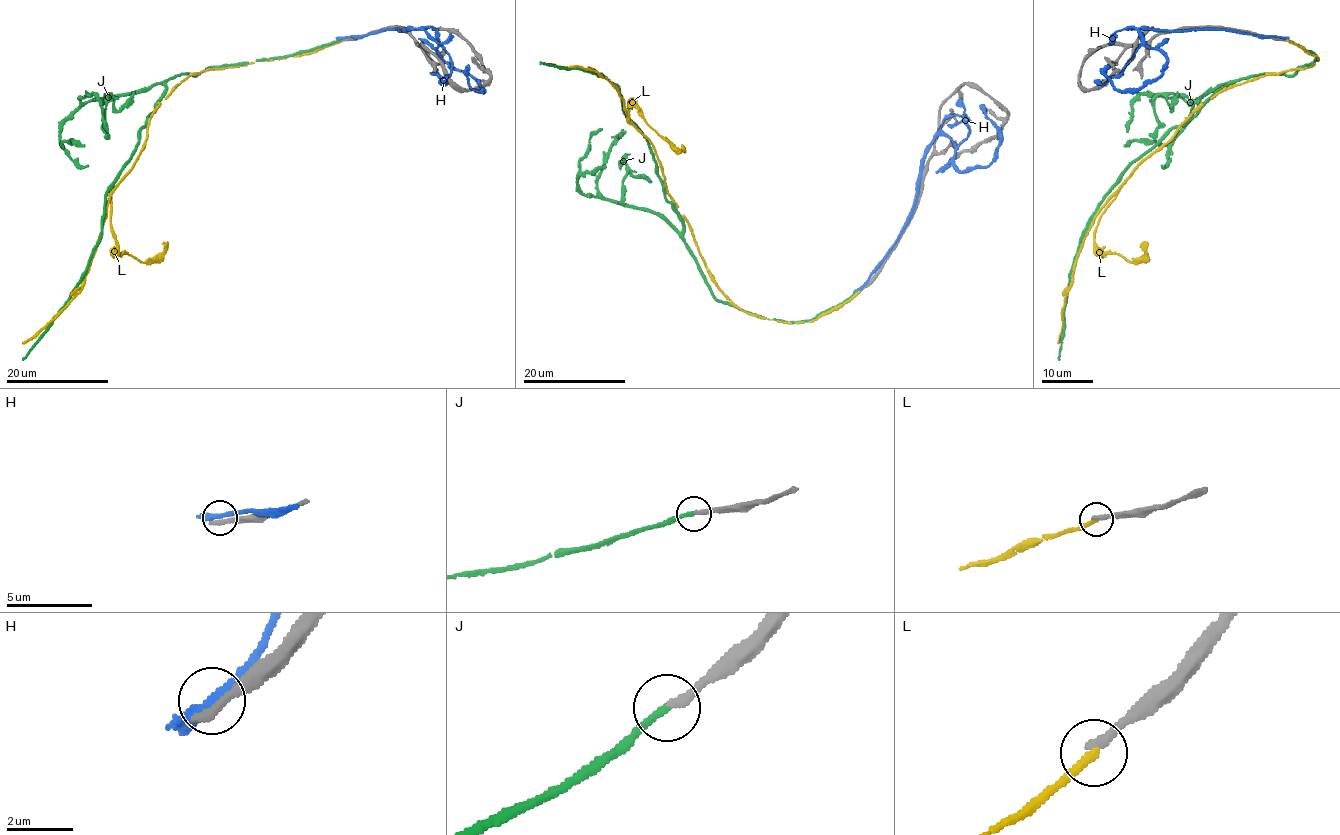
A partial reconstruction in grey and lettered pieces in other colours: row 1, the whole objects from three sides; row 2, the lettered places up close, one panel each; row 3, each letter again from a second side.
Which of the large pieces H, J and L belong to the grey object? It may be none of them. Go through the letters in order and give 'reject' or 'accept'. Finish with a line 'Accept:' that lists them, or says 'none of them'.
H: reject
J: accept
L: reject
Accept: J

